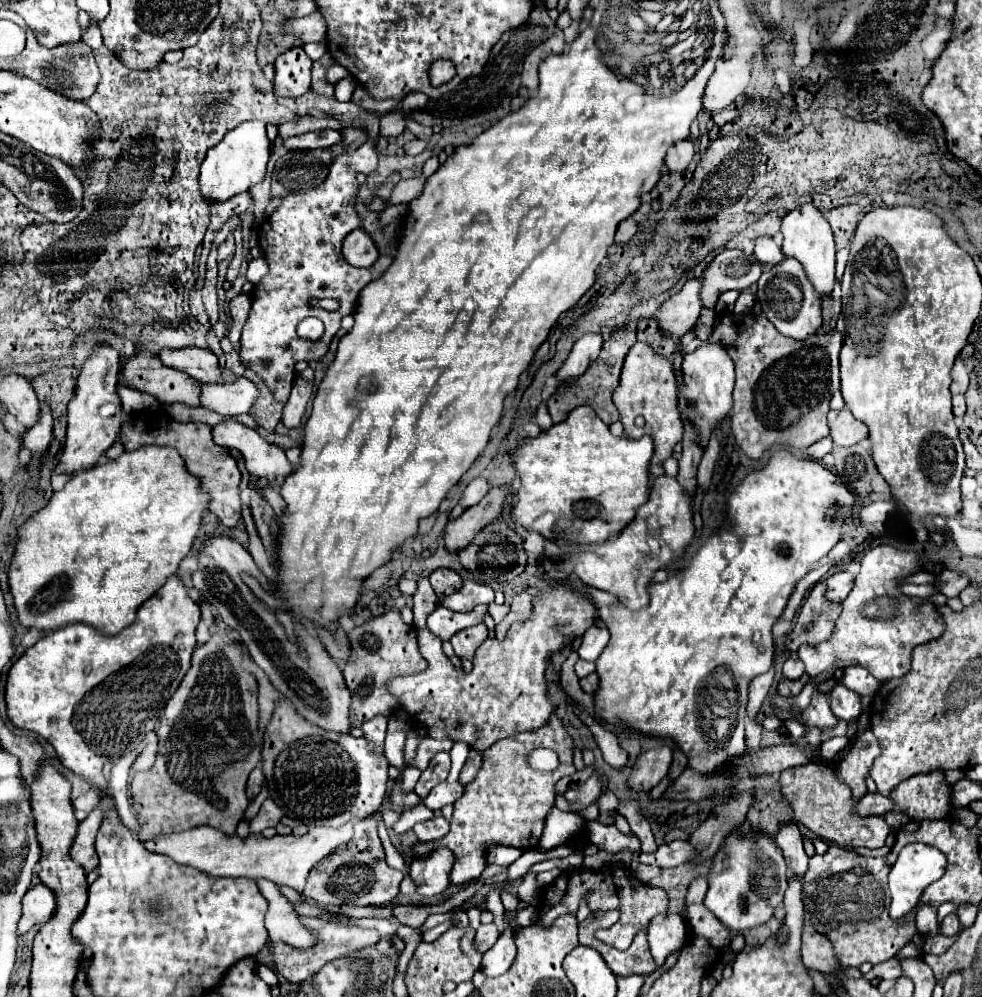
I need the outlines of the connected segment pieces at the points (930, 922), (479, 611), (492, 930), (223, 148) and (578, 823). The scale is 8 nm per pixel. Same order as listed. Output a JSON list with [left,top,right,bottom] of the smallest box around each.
[[915,903,939,935],[427,605,487,641],[473,923,499,953],[199,121,269,203],[539,807,587,851]]

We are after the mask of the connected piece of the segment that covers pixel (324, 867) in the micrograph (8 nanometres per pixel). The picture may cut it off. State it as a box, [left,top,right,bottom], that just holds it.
[305,817,403,911]

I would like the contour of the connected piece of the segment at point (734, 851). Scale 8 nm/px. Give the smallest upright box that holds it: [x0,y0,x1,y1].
[705,821,787,935]

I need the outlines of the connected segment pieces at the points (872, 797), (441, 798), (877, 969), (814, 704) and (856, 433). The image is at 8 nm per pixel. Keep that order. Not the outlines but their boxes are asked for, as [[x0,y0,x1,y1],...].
[[855,793,889,817],[423,781,463,811],[863,957,901,981],[803,691,837,729],[827,411,867,447]]

